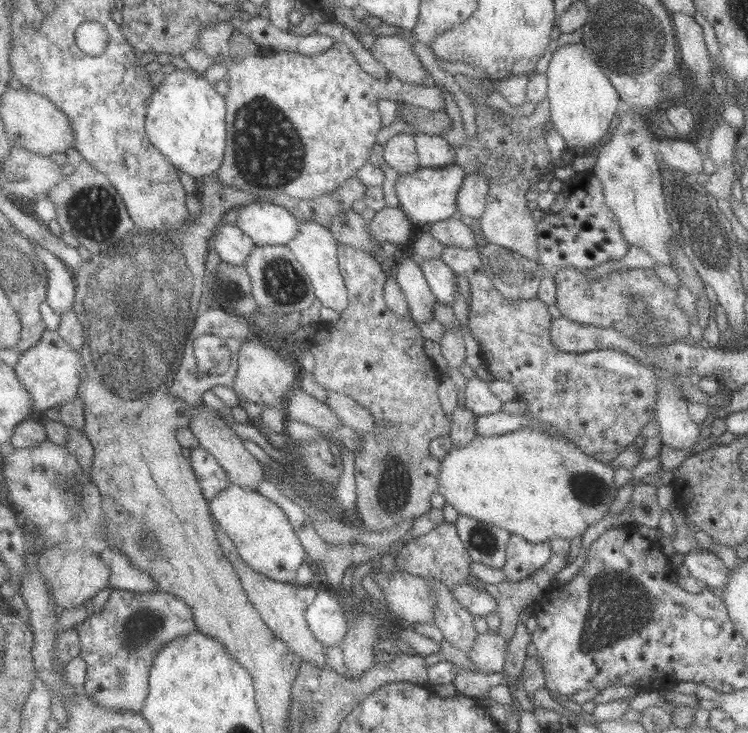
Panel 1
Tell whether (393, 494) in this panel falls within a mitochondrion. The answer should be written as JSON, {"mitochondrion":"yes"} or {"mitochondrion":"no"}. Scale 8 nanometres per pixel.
{"mitochondrion":"yes"}

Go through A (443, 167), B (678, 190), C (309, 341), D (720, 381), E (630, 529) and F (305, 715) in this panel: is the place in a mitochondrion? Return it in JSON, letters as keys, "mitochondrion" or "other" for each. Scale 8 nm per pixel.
{"A":"other","B":"mitochondrion","C":"other","D":"other","E":"other","F":"mitochondrion"}

